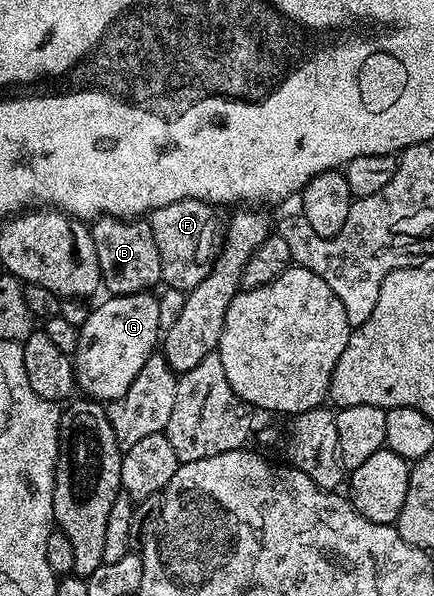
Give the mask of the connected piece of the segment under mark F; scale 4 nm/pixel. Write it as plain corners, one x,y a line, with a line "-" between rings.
181,199
150,212
148,222
156,237
156,249
160,249
162,283
166,287
188,292
208,277
222,248
224,219
218,216
218,209
215,204
199,199

